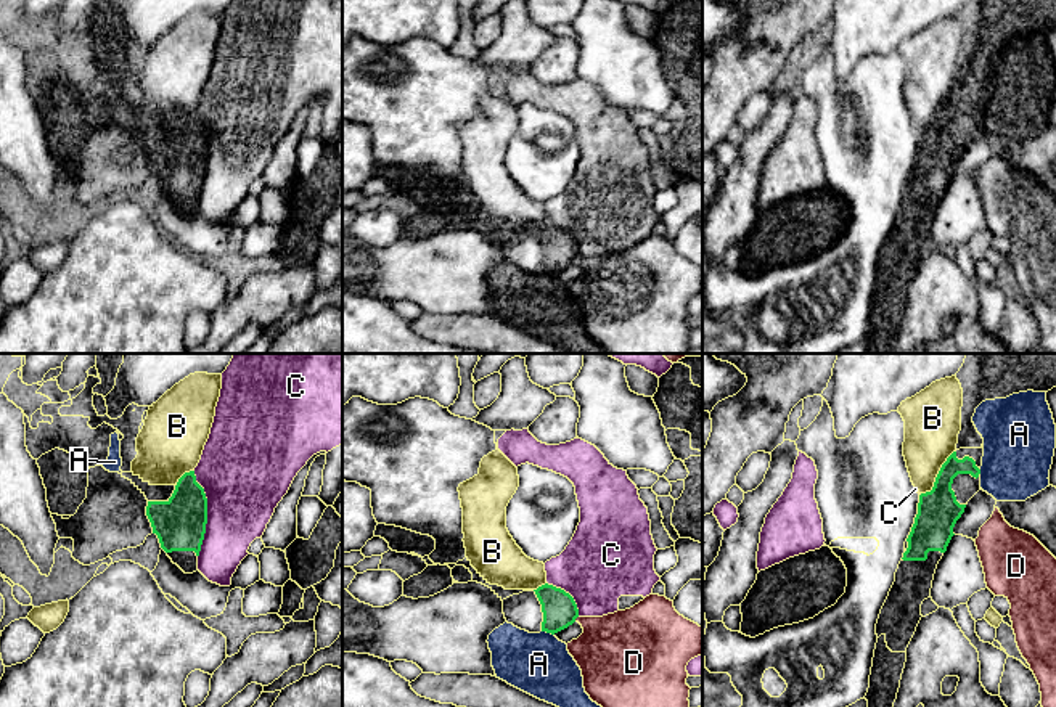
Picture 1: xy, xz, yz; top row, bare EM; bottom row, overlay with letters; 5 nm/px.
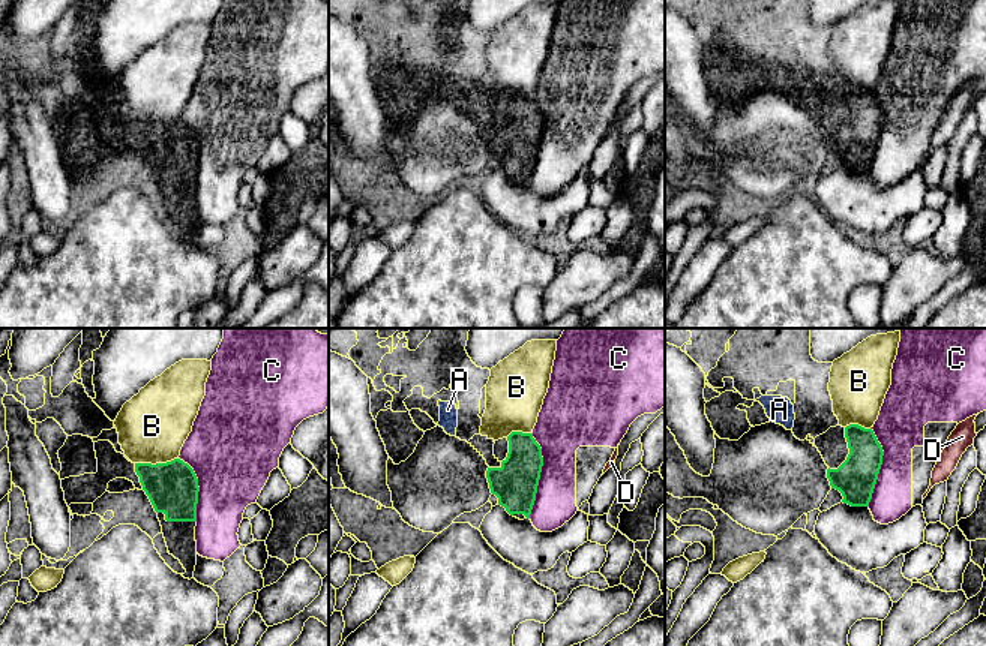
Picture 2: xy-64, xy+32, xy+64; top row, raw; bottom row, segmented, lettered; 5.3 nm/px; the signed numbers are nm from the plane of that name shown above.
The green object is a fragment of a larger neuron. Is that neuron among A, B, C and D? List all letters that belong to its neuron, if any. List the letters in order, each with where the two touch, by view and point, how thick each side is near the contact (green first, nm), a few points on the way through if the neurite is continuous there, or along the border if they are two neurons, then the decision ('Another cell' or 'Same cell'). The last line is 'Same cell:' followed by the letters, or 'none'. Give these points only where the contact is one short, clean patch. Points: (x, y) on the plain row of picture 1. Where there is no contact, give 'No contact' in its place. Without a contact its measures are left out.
A: Touches green at xz (548, 272). Thickness 170 nm (green) against 320 nm. Boundary: xz (542, 270), (553, 275). Another cell
B: Touches green at yz (937, 114). Thickness 200 nm (green) against 280 nm. Boundary: yz (955, 90), (942, 105), (934, 126), (921, 134). Another cell
C: Touches green at xy (206, 155). Thickness 260 nm (green) against 400 nm. Another cell
D: Touches green at xz (576, 257). Thickness 170 nm (green) against 360 nm. Boundary: xz (577, 256), (574, 261). Another cell
Same cell: none

